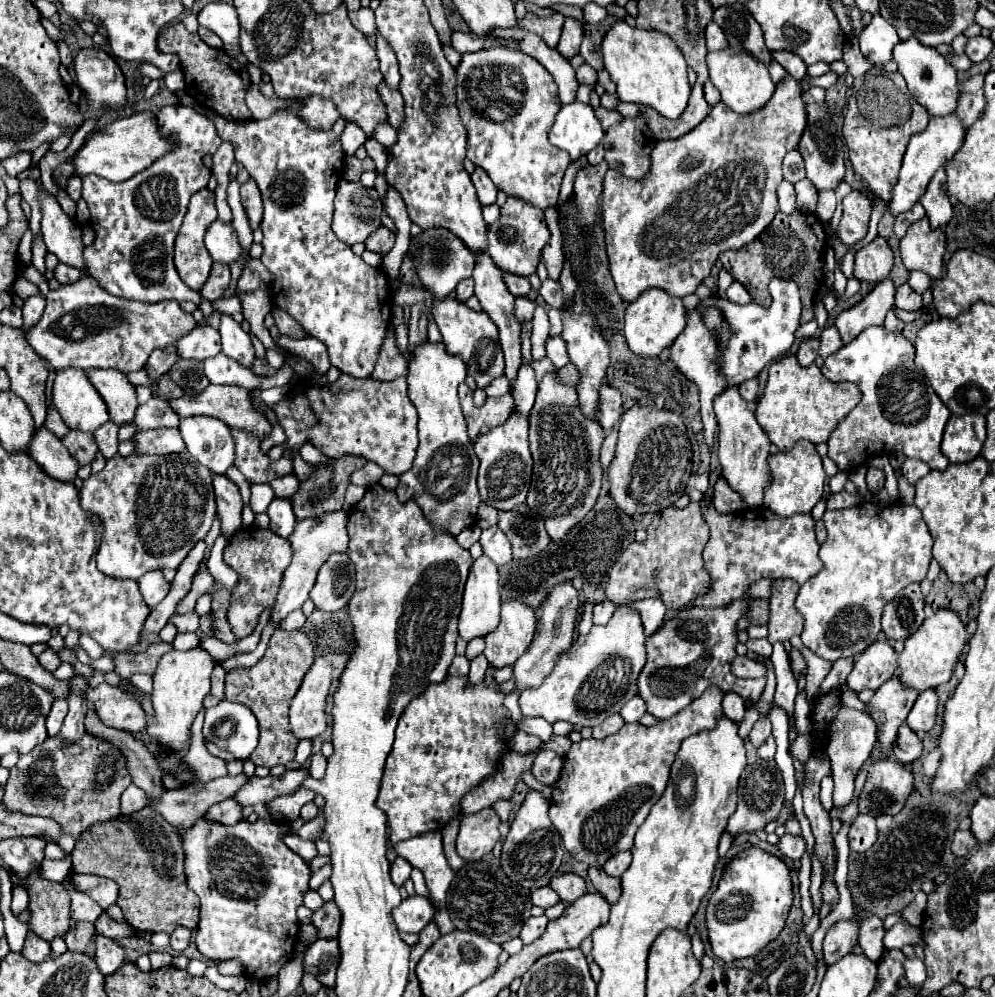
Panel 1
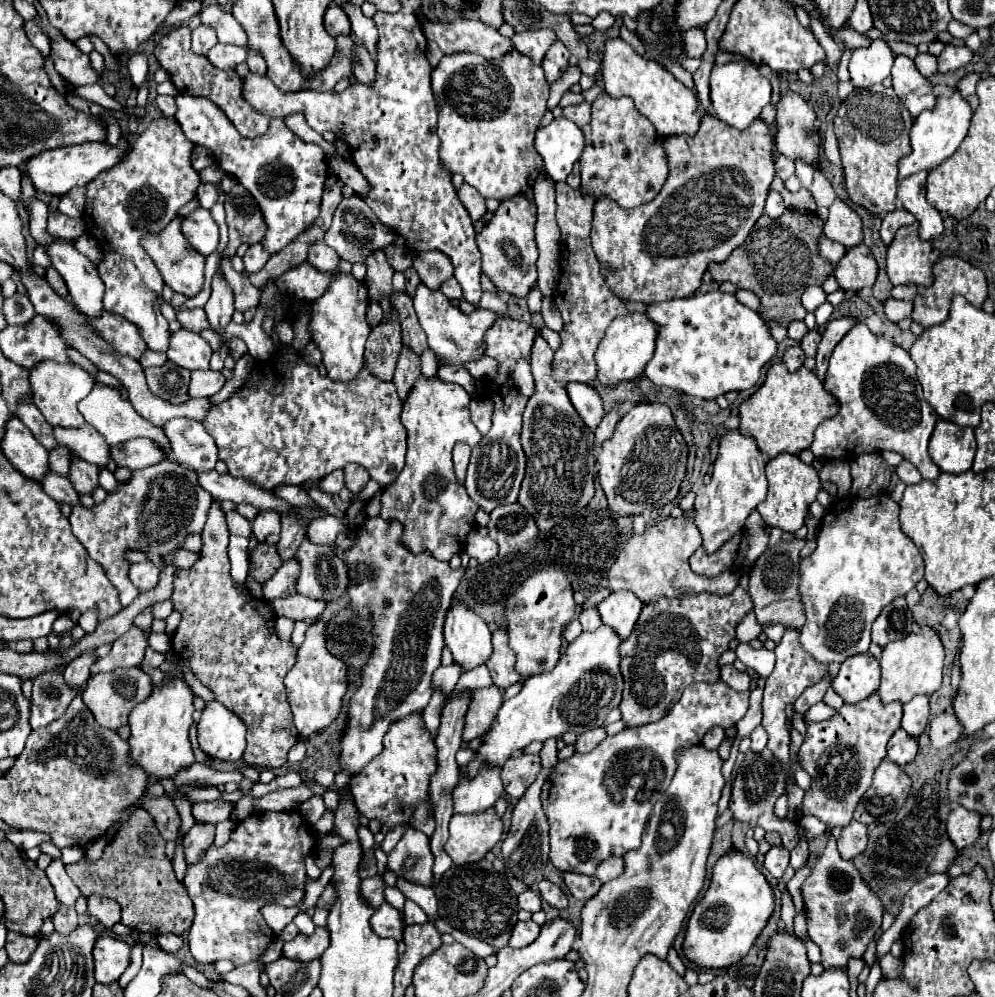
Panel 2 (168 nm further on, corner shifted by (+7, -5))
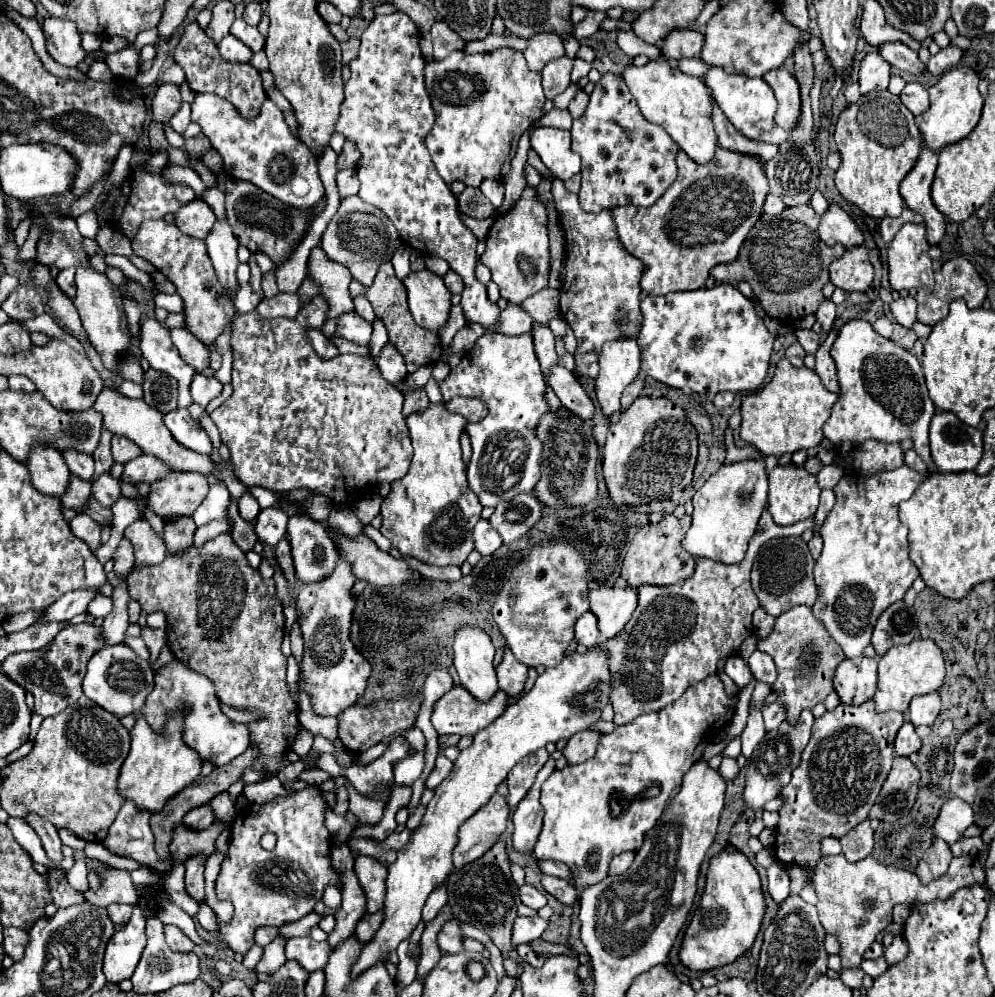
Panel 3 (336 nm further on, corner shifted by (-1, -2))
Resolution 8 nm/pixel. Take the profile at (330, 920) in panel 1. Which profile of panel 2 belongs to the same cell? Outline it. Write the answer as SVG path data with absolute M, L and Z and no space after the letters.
M318 926L314 930L314 934L306 936L306 934L298 934L294 940L286 942L282 948L282 954L290 960L302 960L302 962L310 962L322 956L322 952L330 946L330 938L328 938L328 928L326 926Z

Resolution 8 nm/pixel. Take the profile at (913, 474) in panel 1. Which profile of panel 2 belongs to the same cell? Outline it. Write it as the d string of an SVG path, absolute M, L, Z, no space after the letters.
M902 460L902 464L896 468L896 474L904 484L918 484L922 480L916 466L912 466L908 460Z

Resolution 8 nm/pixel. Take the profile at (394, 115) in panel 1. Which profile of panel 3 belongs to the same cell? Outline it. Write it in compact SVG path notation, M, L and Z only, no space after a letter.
M350 37L346 43L342 43L342 63L350 63L356 57L358 47L360 47L358 37Z

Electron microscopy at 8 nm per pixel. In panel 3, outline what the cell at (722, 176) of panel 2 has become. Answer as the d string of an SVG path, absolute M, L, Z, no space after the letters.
M718 149L710 163L698 165L692 159L688 159L684 151L678 151L676 165L678 165L676 181L652 207L624 205L612 209L612 219L618 227L622 245L626 247L628 253L638 257L646 267L640 285L642 291L650 295L666 295L672 291L696 291L704 285L714 265L732 263L748 231L760 219L764 197L768 195L768 179L764 175L764 165L750 155Z

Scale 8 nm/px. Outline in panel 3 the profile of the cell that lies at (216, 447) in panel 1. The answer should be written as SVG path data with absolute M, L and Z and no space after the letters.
M186 409L170 411L168 415L164 415L164 423L180 445L184 445L196 453L204 453L204 455L208 455L212 451L212 443L210 443L206 431L188 415Z

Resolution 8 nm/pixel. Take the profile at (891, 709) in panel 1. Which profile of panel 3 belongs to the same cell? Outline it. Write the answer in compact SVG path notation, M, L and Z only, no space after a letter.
M874 701L862 705L840 703L834 711L828 711L814 721L812 739L802 751L802 761L792 771L790 783L778 795L784 805L778 809L780 821L776 825L776 859L806 871L808 885L800 891L800 897L806 903L816 905L812 871L822 855L820 841L824 837L840 839L852 827L868 819L892 767L892 743L902 723L904 717L898 711L876 713Z

